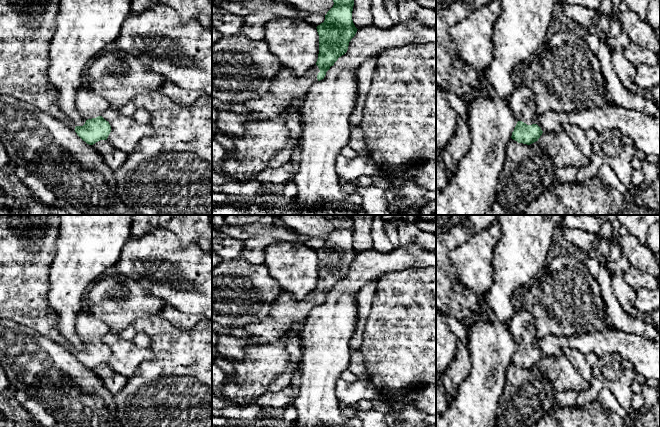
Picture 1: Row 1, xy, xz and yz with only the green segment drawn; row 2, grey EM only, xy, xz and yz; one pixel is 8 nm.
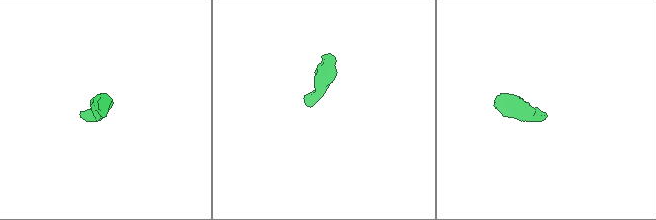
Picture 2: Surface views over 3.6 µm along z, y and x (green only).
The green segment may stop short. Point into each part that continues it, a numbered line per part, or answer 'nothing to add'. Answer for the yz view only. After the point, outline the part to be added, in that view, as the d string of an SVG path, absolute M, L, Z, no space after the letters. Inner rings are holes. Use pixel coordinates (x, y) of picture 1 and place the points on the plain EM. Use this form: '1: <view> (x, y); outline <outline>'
1: yz (522, 325); outline M517 309L509 323L509 330L518 345L527 349L536 348L535 321L529 312Z

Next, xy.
1: xy (90, 329); outline M86 309L79 313L76 329L85 344L102 340L102 338L111 331L106 323L96 318Z

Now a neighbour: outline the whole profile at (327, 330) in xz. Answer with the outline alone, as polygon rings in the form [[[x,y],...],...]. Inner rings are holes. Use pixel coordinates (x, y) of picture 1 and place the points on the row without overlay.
[[[399,245],[389,253],[368,249],[357,254],[349,266],[347,276],[338,282],[325,301],[315,306],[304,320],[301,331],[303,357],[300,393],[292,401],[298,417],[293,427],[332,427],[346,422],[340,413],[341,403],[336,396],[336,381],[350,365],[349,342],[357,324],[356,297],[359,291],[370,282],[378,283],[389,272],[429,266],[436,266],[436,250],[415,245]]]

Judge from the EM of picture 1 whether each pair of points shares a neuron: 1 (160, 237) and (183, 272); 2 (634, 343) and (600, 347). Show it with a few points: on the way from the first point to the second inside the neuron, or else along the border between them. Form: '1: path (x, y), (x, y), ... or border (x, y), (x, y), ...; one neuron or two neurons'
1: path (160, 246), (160, 249), (174, 263); one neuron
2: path (626, 343), (608, 343); one neuron

